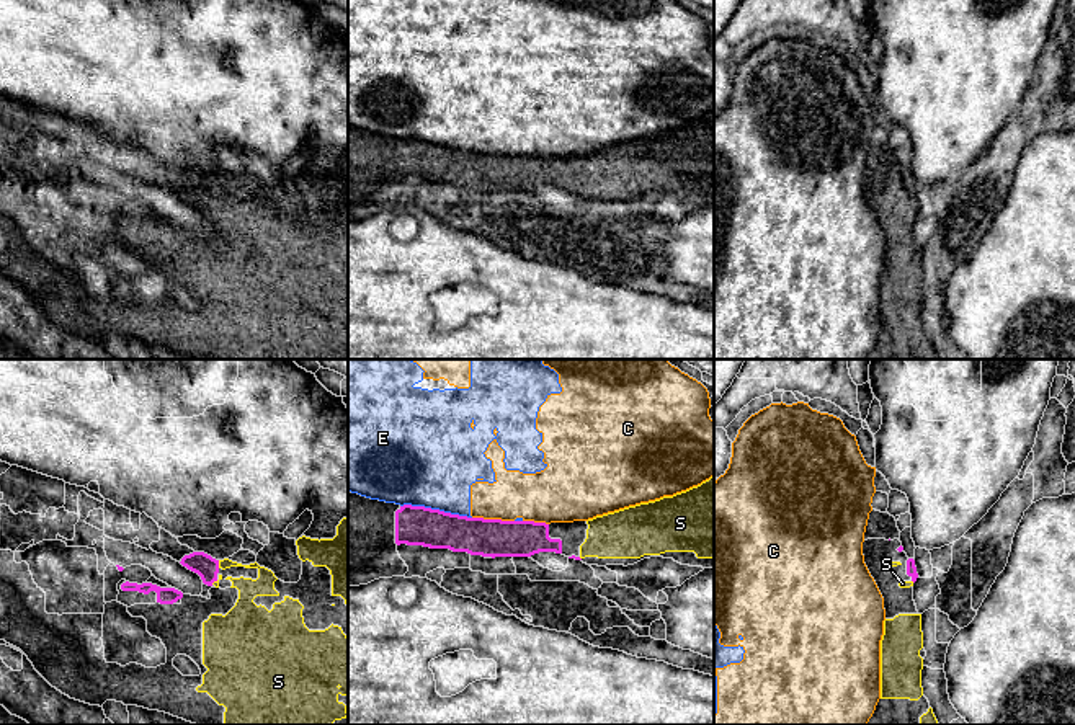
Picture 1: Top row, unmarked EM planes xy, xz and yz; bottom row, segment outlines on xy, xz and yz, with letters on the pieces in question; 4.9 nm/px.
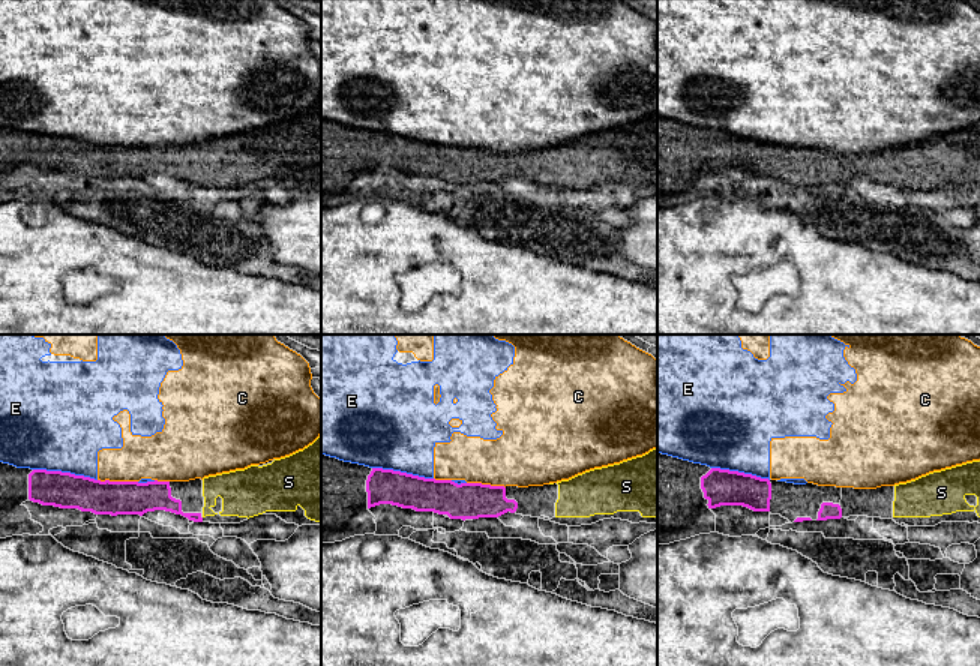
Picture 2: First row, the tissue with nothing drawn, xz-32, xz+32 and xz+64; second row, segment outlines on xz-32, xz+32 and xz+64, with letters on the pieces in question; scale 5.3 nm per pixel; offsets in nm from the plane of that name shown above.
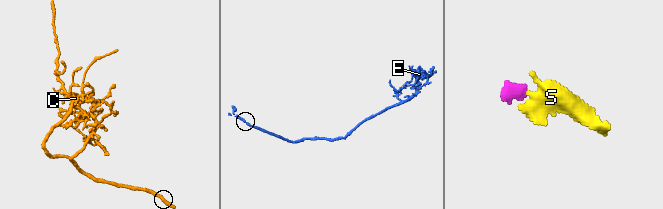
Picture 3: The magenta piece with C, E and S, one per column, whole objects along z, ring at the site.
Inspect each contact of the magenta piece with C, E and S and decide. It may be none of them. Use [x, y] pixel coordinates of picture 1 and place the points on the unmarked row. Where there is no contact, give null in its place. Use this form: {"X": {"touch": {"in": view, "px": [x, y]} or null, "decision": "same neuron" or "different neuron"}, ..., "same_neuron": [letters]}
{"C": {"touch": {"in": "xz", "px": [494, 154]}, "decision": "different neuron"}, "E": {"touch": {"in": "xz", "px": [437, 144]}, "decision": "different neuron"}, "S": {"touch": {"in": "xy", "px": [218, 198]}, "decision": "same neuron"}, "same_neuron": ["S"]}

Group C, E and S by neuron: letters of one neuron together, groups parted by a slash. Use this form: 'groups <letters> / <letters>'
groups C E / S

